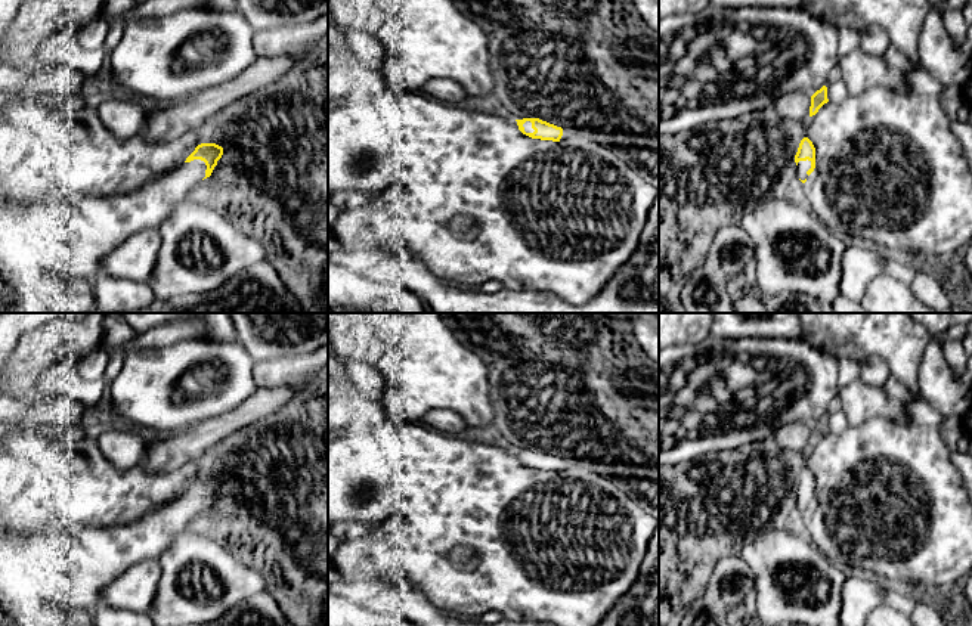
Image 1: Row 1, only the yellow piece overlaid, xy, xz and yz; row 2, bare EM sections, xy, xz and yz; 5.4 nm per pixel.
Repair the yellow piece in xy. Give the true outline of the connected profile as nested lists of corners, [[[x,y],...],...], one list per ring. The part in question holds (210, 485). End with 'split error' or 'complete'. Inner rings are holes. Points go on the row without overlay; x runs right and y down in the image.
[[[201,474],[180,498],[123,527],[81,527],[66,536],[44,532],[31,536],[0,534],[0,595],[16,617],[16,626],[40,626],[44,622],[44,610],[50,607],[92,613],[103,602],[102,592],[117,576],[140,561],[158,560],[188,521],[211,506],[222,486],[222,477]]]; split error

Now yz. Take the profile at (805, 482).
[[[804,468],[799,474],[798,483],[795,486],[796,505],[802,514],[807,512],[808,506],[815,499],[815,478],[808,468]]]; split error

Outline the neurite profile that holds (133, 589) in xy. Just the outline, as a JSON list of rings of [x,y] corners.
[[[158,560],[140,561],[130,565],[103,589],[102,601],[114,608],[148,614],[154,605],[160,579]]]

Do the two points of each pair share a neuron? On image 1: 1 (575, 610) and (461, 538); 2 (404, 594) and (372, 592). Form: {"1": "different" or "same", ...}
{"1": "same", "2": "same"}

